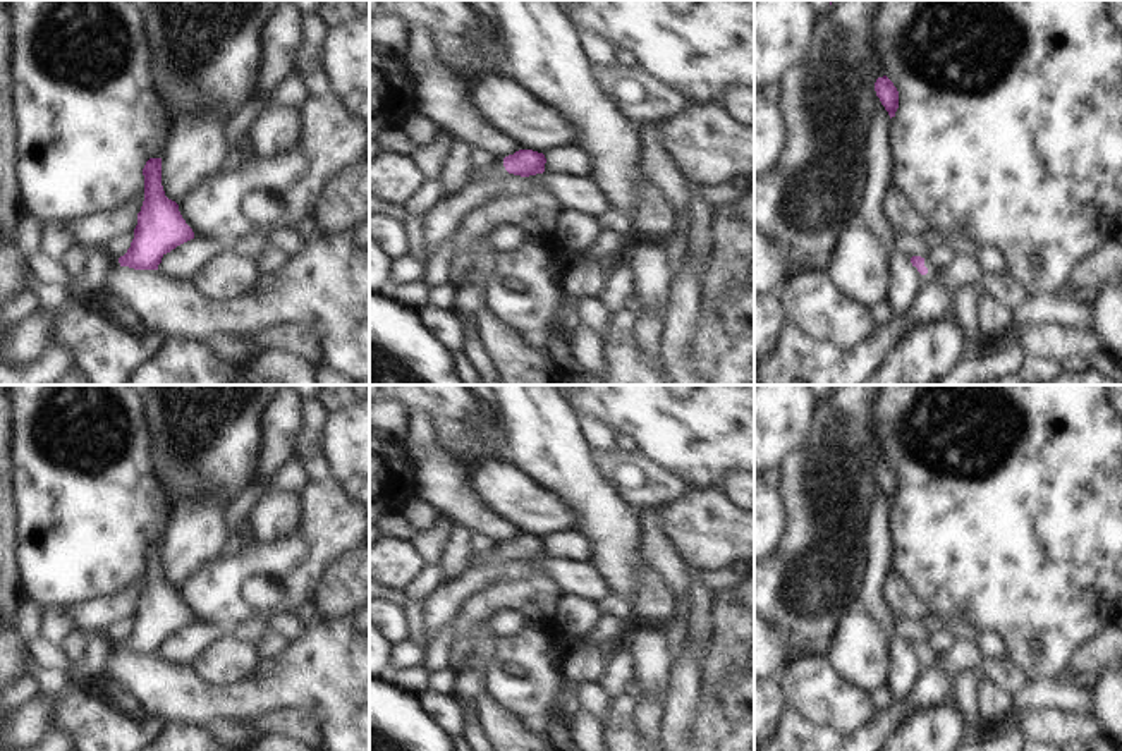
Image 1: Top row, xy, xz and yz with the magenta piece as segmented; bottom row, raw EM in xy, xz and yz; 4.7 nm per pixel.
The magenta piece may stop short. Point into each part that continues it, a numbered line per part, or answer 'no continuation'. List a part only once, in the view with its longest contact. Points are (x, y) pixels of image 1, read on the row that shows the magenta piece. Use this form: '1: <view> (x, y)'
1: yz (933, 274)

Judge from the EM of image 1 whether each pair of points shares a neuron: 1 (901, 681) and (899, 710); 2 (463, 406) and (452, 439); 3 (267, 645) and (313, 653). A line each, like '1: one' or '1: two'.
1: two
2: one
3: two

